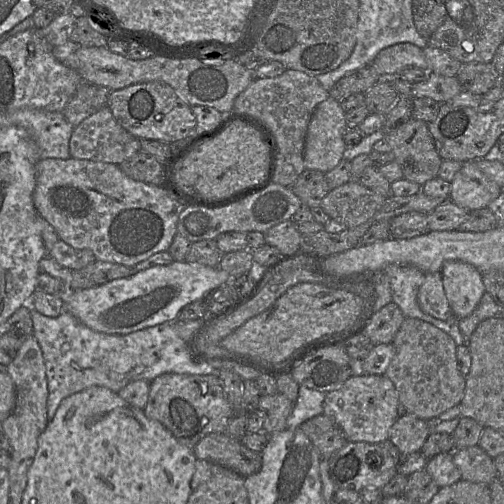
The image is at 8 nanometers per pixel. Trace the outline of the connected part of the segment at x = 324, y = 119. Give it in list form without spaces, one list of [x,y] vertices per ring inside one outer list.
[[[332,97],[319,103],[308,124],[304,144],[305,169],[328,172],[343,159],[346,113]]]

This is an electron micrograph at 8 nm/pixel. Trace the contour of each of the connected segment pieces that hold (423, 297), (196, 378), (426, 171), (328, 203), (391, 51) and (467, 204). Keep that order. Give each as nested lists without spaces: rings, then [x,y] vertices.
[[[441,272],[425,274],[417,301],[423,312],[436,319],[447,320],[454,316],[444,291]]]
[[[165,373],[150,382],[148,401],[143,411],[147,418],[160,422],[179,443],[193,449],[208,434],[226,433],[233,408],[225,398],[217,376]]]
[[[410,118],[385,135],[391,152],[402,168],[403,178],[423,186],[438,176],[442,163],[428,124]]]
[[[359,180],[349,182],[331,189],[321,202],[322,209],[333,220],[345,226],[347,229],[355,228],[368,221],[380,208],[387,197],[362,185]]]
[[[399,43],[381,50],[372,67],[383,79],[396,79],[408,67],[428,70],[423,49],[411,43]]]
[[[466,161],[451,182],[449,199],[471,212],[488,207],[501,191],[501,187],[478,168],[476,161]]]

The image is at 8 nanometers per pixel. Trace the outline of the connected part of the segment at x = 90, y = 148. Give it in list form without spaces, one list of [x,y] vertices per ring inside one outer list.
[[[105,105],[78,124],[70,137],[70,156],[119,165],[141,150],[140,140],[124,129],[114,118],[110,108]]]

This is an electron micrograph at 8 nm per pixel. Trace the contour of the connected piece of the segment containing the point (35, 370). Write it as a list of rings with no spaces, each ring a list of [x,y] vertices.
[[[32,335],[18,349],[16,357],[7,366],[16,390],[16,403],[10,415],[2,422],[2,432],[12,447],[11,462],[8,467],[10,492],[22,496],[27,484],[27,472],[33,462],[38,438],[45,430],[47,420],[48,381],[41,347]]]

